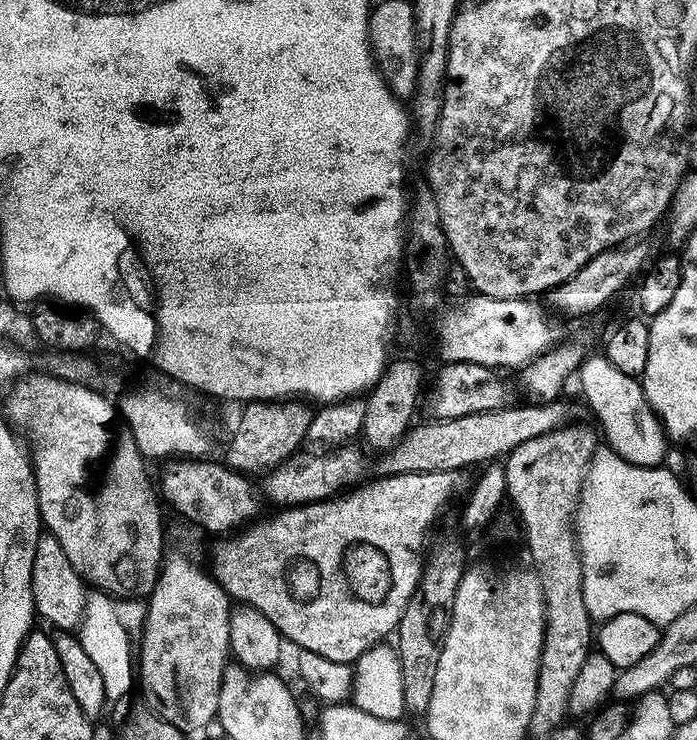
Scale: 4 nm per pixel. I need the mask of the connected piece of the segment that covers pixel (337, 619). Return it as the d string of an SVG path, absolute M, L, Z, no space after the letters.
M455 471L385 475L381 480L370 483L366 488L362 488L350 496L343 495L341 498L329 498L323 502L303 506L288 506L277 511L280 512L277 516L272 516L269 520L262 521L261 524L258 524L259 522L253 523L251 526L245 527L239 534L232 534L221 539L224 541L213 550L212 564L210 563L211 571L214 573L216 580L219 581L224 591L228 593L233 601L253 604L258 610L262 610L262 614L266 614L266 618L270 618L270 622L274 622L274 626L287 643L289 640L290 643L297 644L297 649L320 654L337 666L344 666L344 664L348 664L348 666L355 665L356 659L363 652L370 650L375 644L387 641L389 639L387 636L391 632L393 635L399 629L402 614L406 614L406 606L410 602L412 595L419 589L420 579L424 574L424 565L426 563L424 543L428 540L428 531L431 530L432 523L436 520L436 515L447 506L448 499L455 494L456 487L460 484L458 478L460 476Z

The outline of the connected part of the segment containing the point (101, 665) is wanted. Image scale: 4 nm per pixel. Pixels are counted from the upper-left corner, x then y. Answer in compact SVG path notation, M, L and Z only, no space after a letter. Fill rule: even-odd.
M99 590L93 591L86 602L84 621L78 629L78 637L86 654L102 674L105 694L115 702L131 693L138 676L138 664L134 659L134 645L144 626L145 605L136 598L121 598Z

